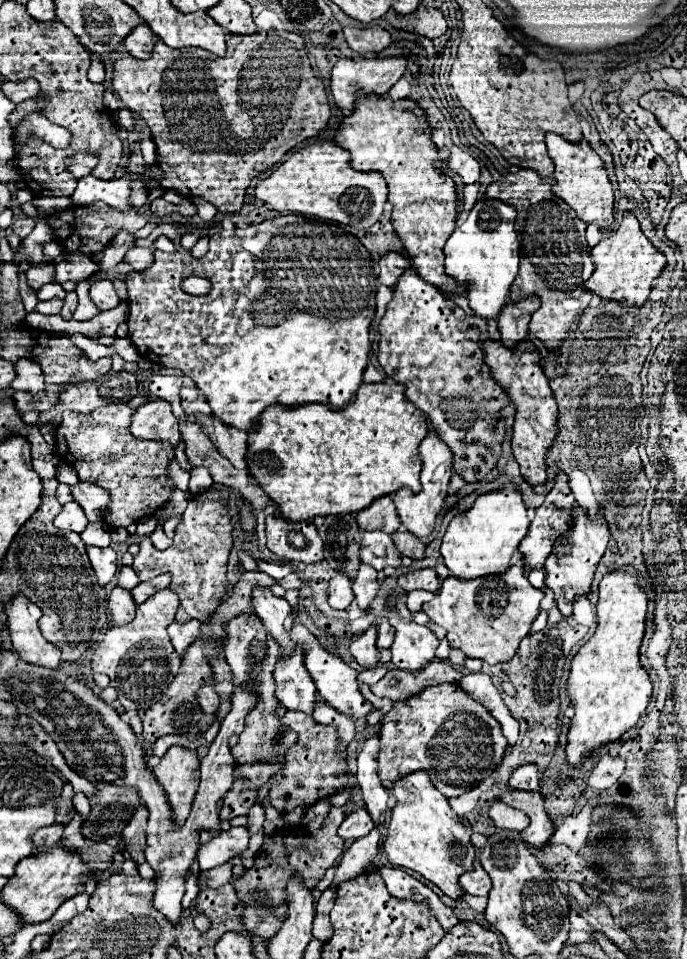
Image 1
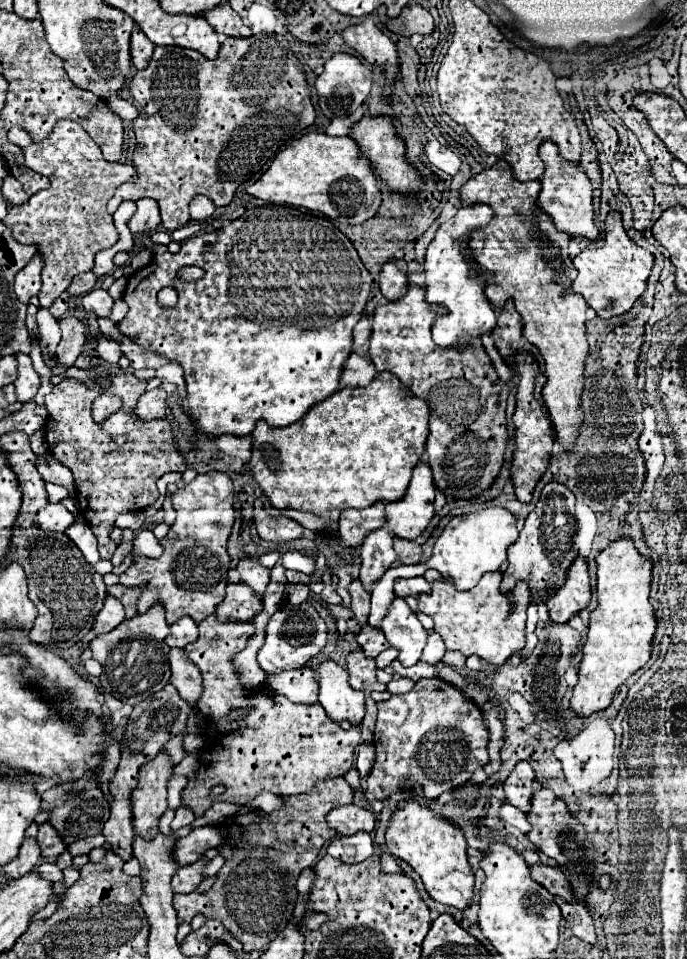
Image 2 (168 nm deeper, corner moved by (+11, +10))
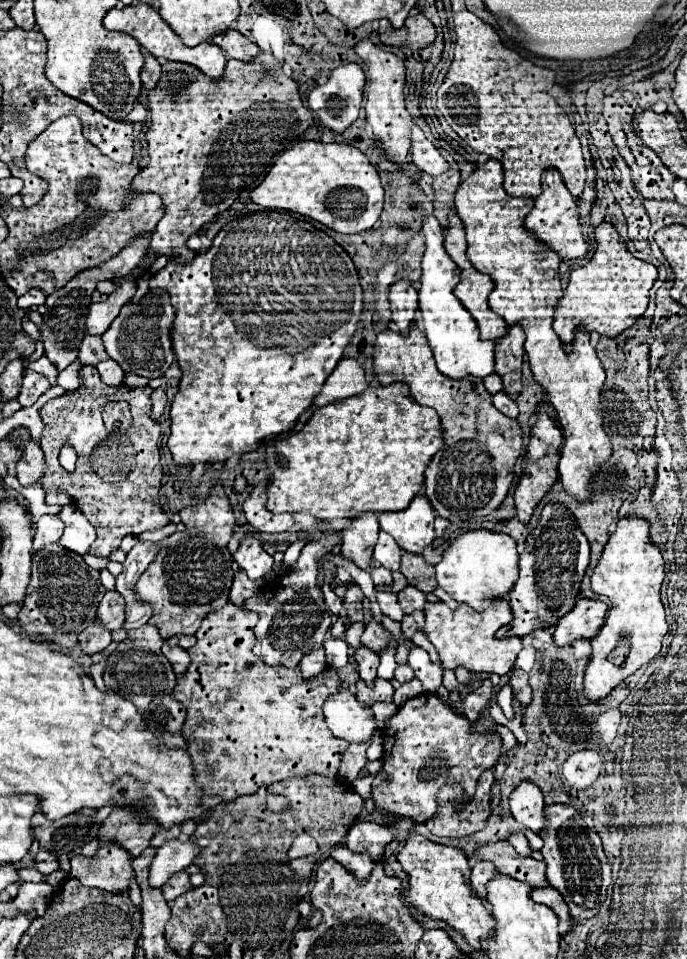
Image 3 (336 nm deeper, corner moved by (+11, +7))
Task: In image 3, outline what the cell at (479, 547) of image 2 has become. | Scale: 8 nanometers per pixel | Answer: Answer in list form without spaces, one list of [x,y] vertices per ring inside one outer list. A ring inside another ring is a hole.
[[[487,529],[469,531],[449,545],[443,553],[443,561],[435,565],[435,569],[441,589],[445,589],[457,603],[465,603],[473,611],[483,611],[491,601],[505,599],[519,579],[517,543],[503,533],[493,533]]]

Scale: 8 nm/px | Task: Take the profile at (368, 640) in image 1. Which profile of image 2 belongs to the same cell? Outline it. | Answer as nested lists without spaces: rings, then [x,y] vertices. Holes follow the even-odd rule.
[[[361,648],[349,652],[347,672],[349,672],[349,684],[355,690],[365,690],[365,692],[385,690],[385,684],[379,684],[375,678],[375,658],[363,656]]]

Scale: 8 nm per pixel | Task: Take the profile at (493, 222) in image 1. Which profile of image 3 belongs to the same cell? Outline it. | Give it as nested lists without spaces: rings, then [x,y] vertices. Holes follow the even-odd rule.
[[[433,215],[423,219],[423,233],[427,237],[427,251],[423,255],[423,275],[421,275],[421,289],[419,289],[419,311],[423,319],[423,331],[433,349],[437,369],[449,379],[463,379],[463,377],[487,377],[493,373],[493,345],[495,341],[481,341],[479,327],[471,313],[461,305],[461,301],[453,295],[455,285],[459,283],[459,267],[447,257],[443,239],[445,231],[439,227]]]

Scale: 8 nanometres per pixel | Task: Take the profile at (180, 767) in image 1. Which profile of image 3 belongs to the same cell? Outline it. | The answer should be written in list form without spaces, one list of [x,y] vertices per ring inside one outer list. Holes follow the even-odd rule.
[[[115,807],[111,815],[101,823],[97,839],[101,847],[105,843],[117,843],[123,849],[127,849],[131,857],[137,857],[149,847],[149,841],[157,831],[159,831],[157,823],[139,823],[133,811]]]

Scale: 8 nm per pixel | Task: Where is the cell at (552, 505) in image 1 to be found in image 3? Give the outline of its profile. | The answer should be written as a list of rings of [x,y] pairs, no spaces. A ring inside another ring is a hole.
[[[561,503],[545,505],[539,525],[533,529],[519,559],[519,581],[509,593],[513,621],[505,637],[525,637],[555,623],[575,607],[579,585],[589,565],[589,541],[577,527],[571,511]]]

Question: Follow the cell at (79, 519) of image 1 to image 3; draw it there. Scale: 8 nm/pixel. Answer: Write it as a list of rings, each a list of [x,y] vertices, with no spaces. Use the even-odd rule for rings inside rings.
[[[43,515],[37,521],[37,533],[33,539],[33,551],[31,553],[43,549],[47,543],[55,543],[63,535],[63,527],[65,525],[57,515]]]

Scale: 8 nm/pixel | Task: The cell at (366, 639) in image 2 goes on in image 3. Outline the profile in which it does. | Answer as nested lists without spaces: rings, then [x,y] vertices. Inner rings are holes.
[[[359,647],[355,651],[355,661],[359,667],[359,675],[361,679],[371,687],[371,683],[375,683],[377,679],[377,667],[379,667],[379,655],[373,653],[367,647]]]

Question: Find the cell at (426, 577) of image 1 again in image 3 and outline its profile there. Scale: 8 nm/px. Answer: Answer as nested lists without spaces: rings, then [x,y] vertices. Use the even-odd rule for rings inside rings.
[[[411,585],[399,593],[399,605],[403,607],[405,615],[411,615],[413,611],[423,611],[425,603],[427,603],[427,595]]]

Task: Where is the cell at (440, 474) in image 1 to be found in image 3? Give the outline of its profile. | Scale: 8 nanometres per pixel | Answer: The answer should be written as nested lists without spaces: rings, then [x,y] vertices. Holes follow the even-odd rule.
[[[417,495],[411,505],[399,513],[381,513],[379,515],[379,527],[383,531],[387,531],[395,541],[397,545],[403,549],[403,551],[409,551],[409,553],[417,553],[421,555],[425,547],[429,547],[433,541],[435,541],[435,529],[433,529],[433,521],[435,521],[435,511],[431,511],[431,503],[427,497],[423,495]]]

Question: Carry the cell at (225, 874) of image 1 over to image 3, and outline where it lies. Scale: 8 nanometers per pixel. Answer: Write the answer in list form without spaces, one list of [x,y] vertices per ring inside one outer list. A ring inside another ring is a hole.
[[[183,871],[183,873],[175,873],[175,877],[171,877],[163,887],[161,887],[161,891],[163,891],[163,897],[167,899],[167,901],[171,901],[171,899],[175,899],[175,897],[179,897],[179,895],[183,895],[183,893],[187,893],[191,889],[191,883],[189,883],[189,875]]]

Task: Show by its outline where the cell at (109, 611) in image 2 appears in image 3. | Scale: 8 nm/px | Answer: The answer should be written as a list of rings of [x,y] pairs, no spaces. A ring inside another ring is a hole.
[[[91,623],[83,633],[79,633],[79,647],[85,655],[95,655],[107,649],[107,645],[111,643],[111,633],[101,627]]]

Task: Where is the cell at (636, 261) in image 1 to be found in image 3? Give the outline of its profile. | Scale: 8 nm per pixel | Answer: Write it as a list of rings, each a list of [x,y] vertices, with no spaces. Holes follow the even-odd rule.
[[[601,223],[595,229],[595,253],[585,267],[579,267],[571,273],[565,297],[555,309],[553,329],[563,341],[567,353],[571,353],[571,343],[575,331],[583,327],[587,333],[597,331],[601,337],[617,337],[629,329],[647,309],[649,289],[657,279],[657,269],[651,263],[635,259],[625,243],[619,243],[619,235],[611,223]]]

